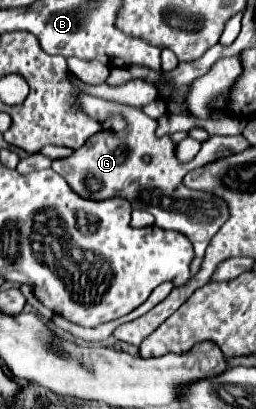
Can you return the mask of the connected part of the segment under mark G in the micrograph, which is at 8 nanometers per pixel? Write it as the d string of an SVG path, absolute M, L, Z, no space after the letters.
M141 112L139 128L127 128L123 132L99 130L71 156L63 160L53 160L52 169L61 174L67 180L67 184L83 198L89 198L89 200L103 200L103 198L115 198L115 196L127 198L133 208L139 208L139 210L133 210L133 220L131 220L133 228L153 226L153 216L155 216L155 222L159 228L185 234L195 248L195 258L201 258L213 234L229 218L229 208L225 200L213 202L213 198L203 206L183 204L181 180L187 172L195 170L197 166L193 166L193 162L187 162L187 164L179 162L175 156L177 144L171 140L171 134L165 134L159 138L155 130L157 130L157 120L151 120Z

